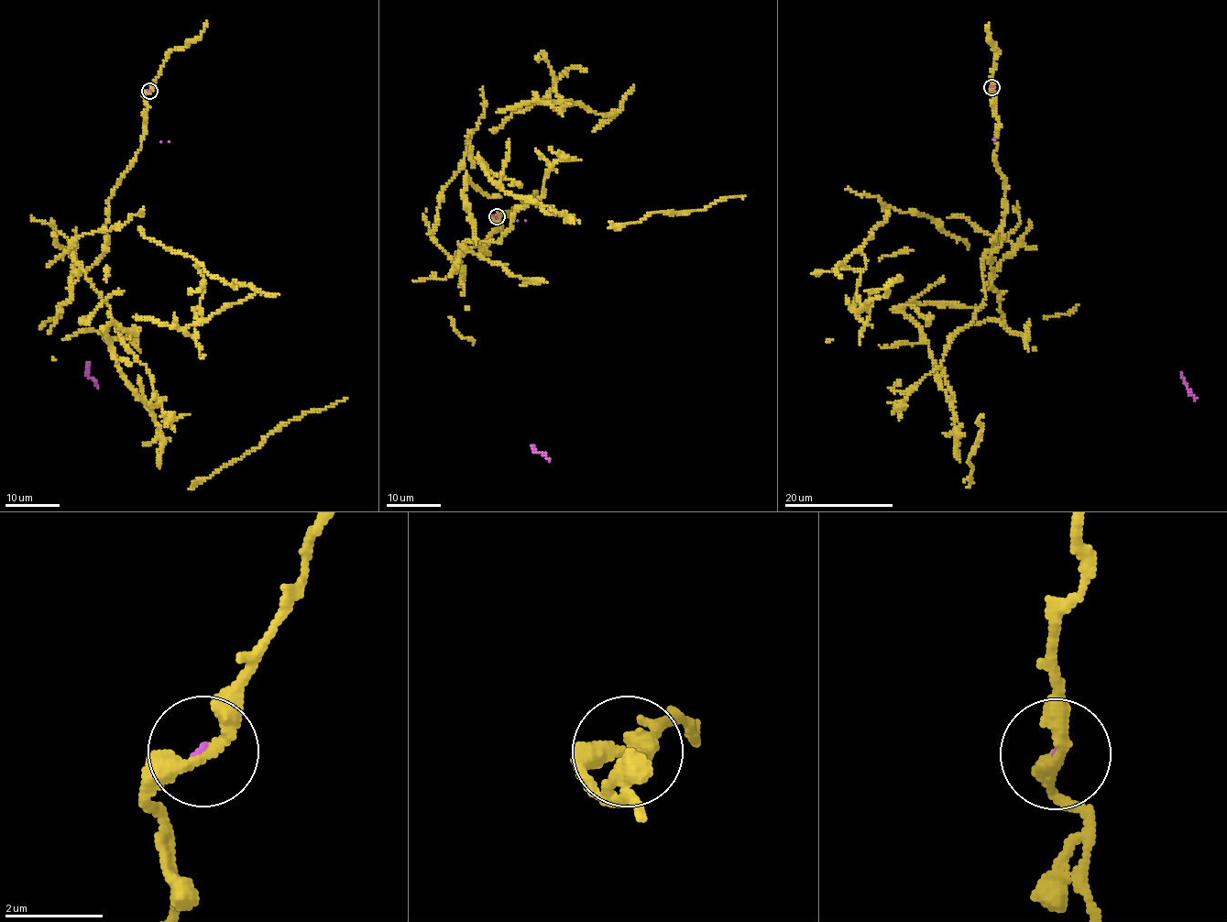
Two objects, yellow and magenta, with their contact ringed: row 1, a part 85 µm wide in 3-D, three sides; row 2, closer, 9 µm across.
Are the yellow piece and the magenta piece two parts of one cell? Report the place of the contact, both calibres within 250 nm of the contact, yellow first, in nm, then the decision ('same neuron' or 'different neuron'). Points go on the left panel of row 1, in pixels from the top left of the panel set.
(149, 91) | 280/50 nm | different neuron

